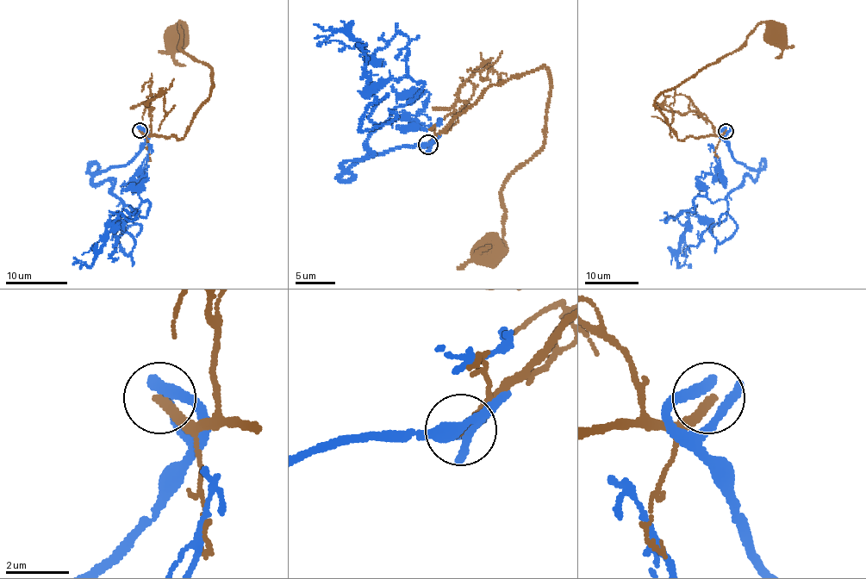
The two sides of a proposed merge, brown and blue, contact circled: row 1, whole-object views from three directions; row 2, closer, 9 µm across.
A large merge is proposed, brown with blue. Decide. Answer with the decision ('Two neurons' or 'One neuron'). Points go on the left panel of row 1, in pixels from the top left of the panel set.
Two neurons

